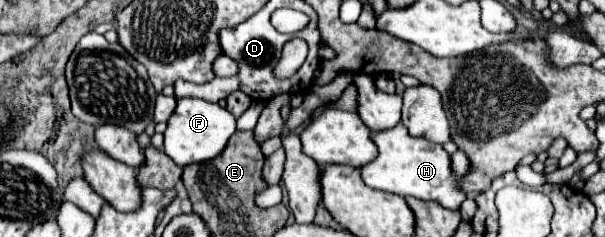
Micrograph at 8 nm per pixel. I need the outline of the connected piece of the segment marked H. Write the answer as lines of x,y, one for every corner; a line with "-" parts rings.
397,124
389,130
375,132
373,142
379,150
377,158
361,166
361,178
369,188
393,192
399,196
415,196
421,200
439,200
441,206
449,210
459,210
465,200
465,192
459,190
457,180
451,172
451,158
441,144
433,144
425,138
409,136
403,124

